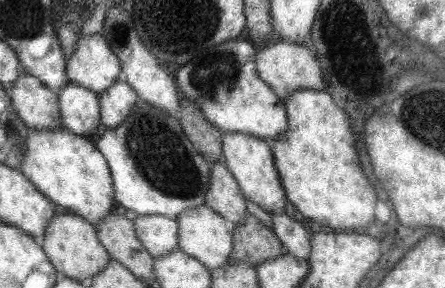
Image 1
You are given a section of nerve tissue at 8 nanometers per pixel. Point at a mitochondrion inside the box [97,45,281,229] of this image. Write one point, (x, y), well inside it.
(167, 167)

